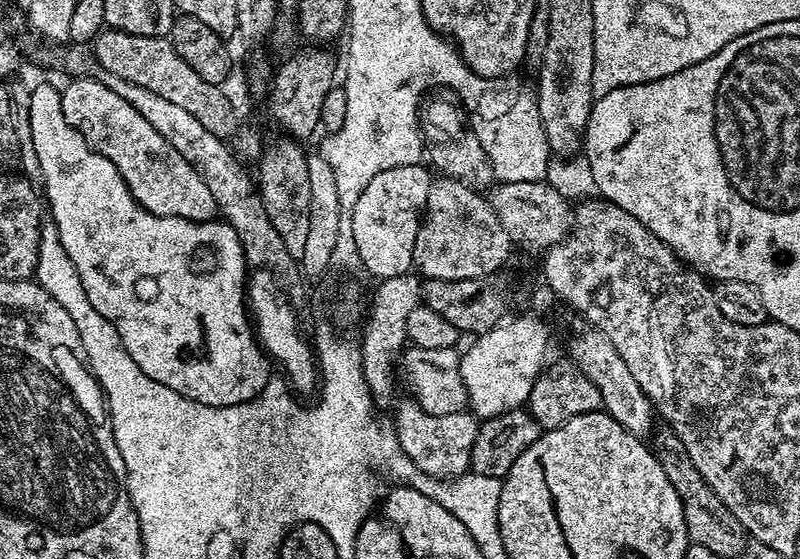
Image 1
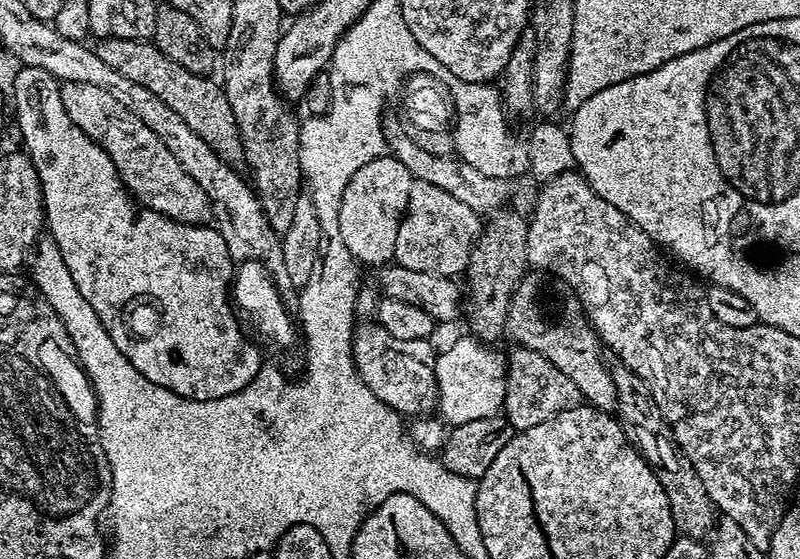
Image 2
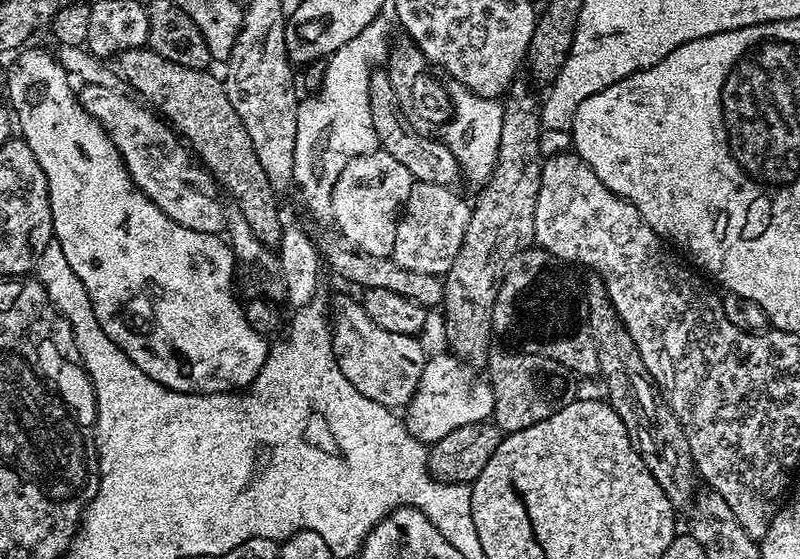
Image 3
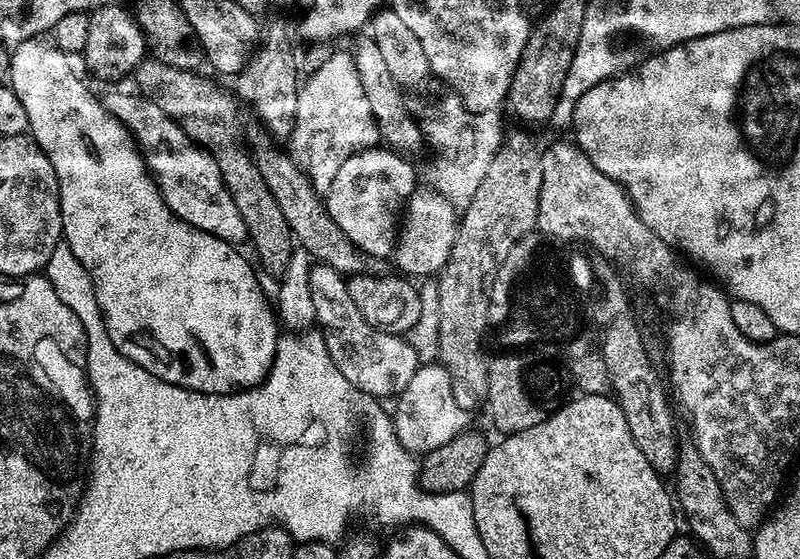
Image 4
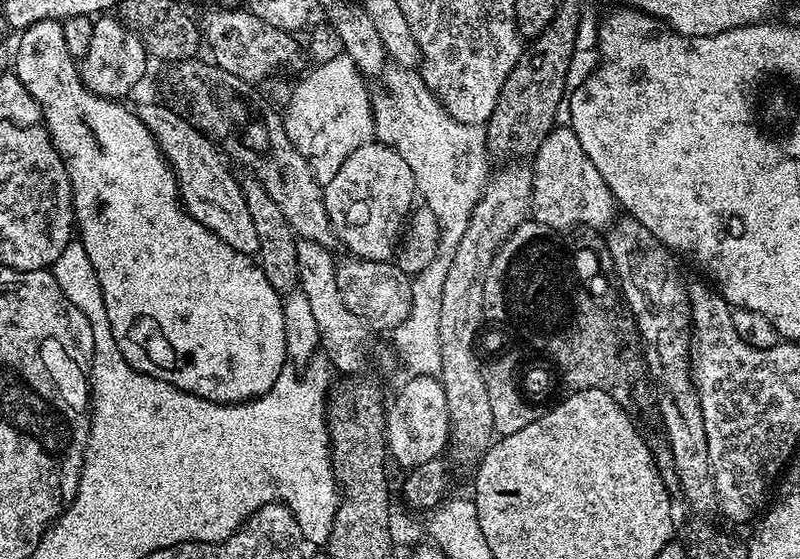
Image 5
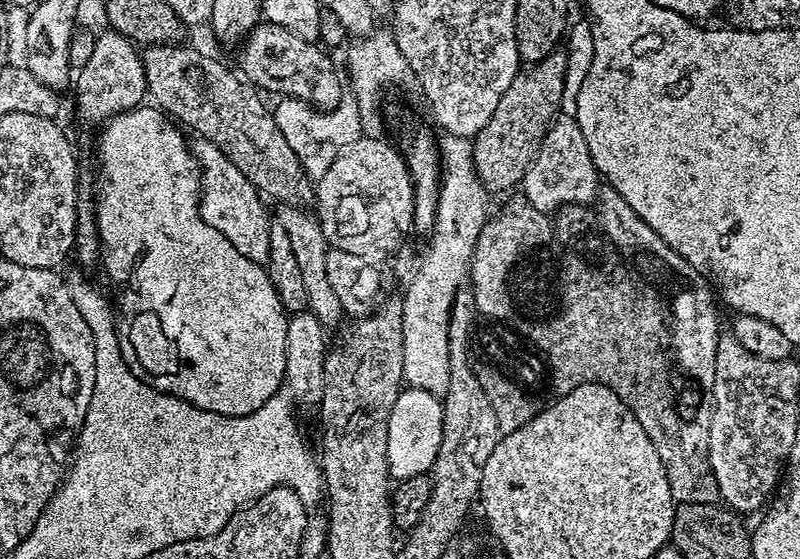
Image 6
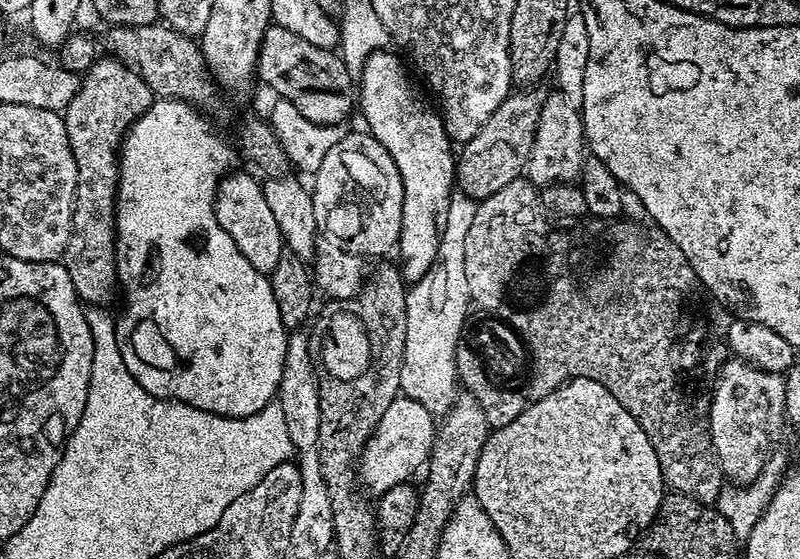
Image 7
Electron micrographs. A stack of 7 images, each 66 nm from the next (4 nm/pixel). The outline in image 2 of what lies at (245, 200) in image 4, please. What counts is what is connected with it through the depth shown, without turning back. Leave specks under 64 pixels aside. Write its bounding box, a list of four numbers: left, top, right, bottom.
[95,38,245,166]

